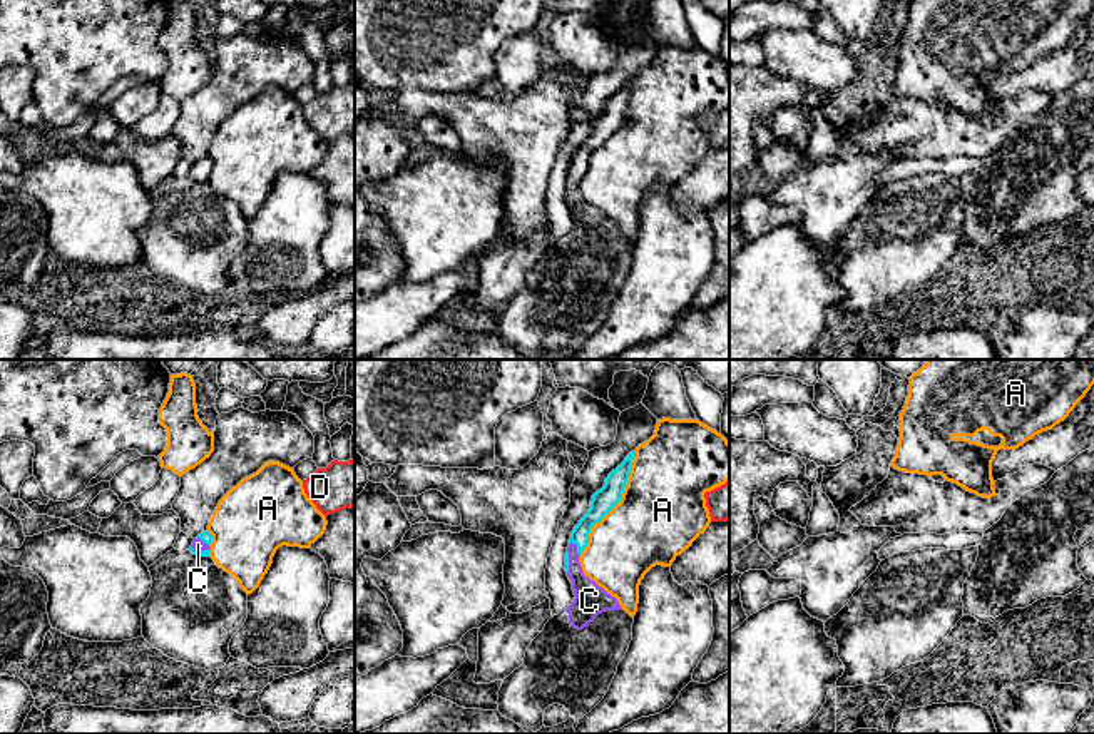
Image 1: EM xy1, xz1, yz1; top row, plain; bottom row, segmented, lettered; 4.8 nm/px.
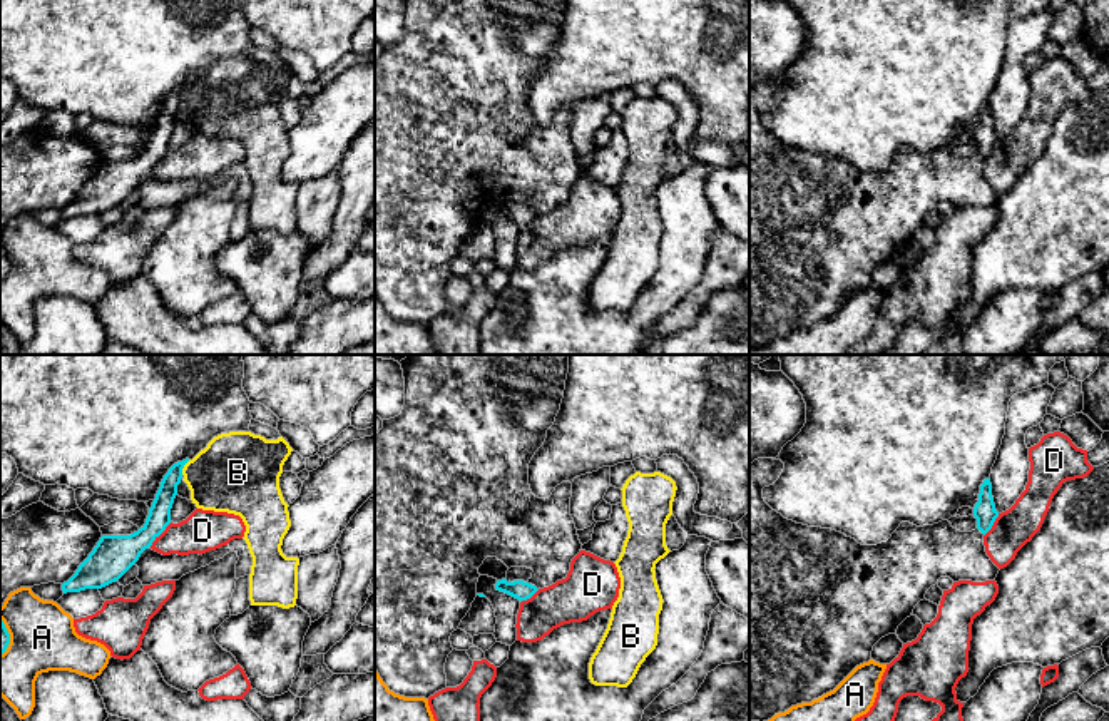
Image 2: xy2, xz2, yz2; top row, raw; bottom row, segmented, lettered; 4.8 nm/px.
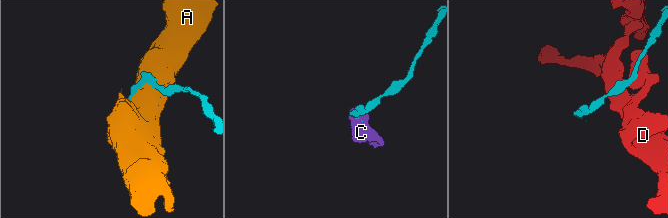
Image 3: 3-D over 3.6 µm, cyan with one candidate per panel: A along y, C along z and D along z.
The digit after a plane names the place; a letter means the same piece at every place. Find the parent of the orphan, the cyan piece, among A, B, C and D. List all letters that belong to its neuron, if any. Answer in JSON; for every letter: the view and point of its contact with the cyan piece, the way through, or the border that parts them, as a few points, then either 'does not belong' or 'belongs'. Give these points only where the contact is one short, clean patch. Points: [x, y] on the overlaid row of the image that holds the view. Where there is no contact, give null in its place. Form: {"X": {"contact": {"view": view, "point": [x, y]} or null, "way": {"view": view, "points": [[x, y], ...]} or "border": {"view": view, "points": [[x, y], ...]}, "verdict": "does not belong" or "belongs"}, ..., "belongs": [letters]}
{"A": {"contact": {"view": "xz1", "point": [618, 502]}, "verdict": "does not belong"}, "B": {"contact": {"view": "xy2", "point": [183, 467]}, "border": {"view": "xy2", "points": [[189, 460], [181, 474]]}, "verdict": "does not belong"}, "C": {"contact": {"view": "xz1", "point": [577, 547]}, "way": {"view": "xz1", "points": [[603, 502], [581, 530], [577, 547], [574, 572], [589, 597]]}, "verdict": "belongs"}, "D": {"contact": {"view": "xy2", "point": [161, 532]}, "border": {"view": "xy2", "points": [[171, 522], [149, 546]]}, "verdict": "does not belong"}, "belongs": ["C"]}

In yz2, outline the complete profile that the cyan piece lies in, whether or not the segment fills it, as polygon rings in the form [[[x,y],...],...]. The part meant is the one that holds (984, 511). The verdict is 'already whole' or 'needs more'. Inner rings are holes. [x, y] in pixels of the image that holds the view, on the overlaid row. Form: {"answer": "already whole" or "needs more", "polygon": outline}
{"answer": "already whole", "polygon": [[[985,478],[980,485],[979,502],[974,507],[974,517],[977,519],[977,529],[985,535],[999,512],[995,510],[994,497],[992,497],[992,483],[990,478]]]}

